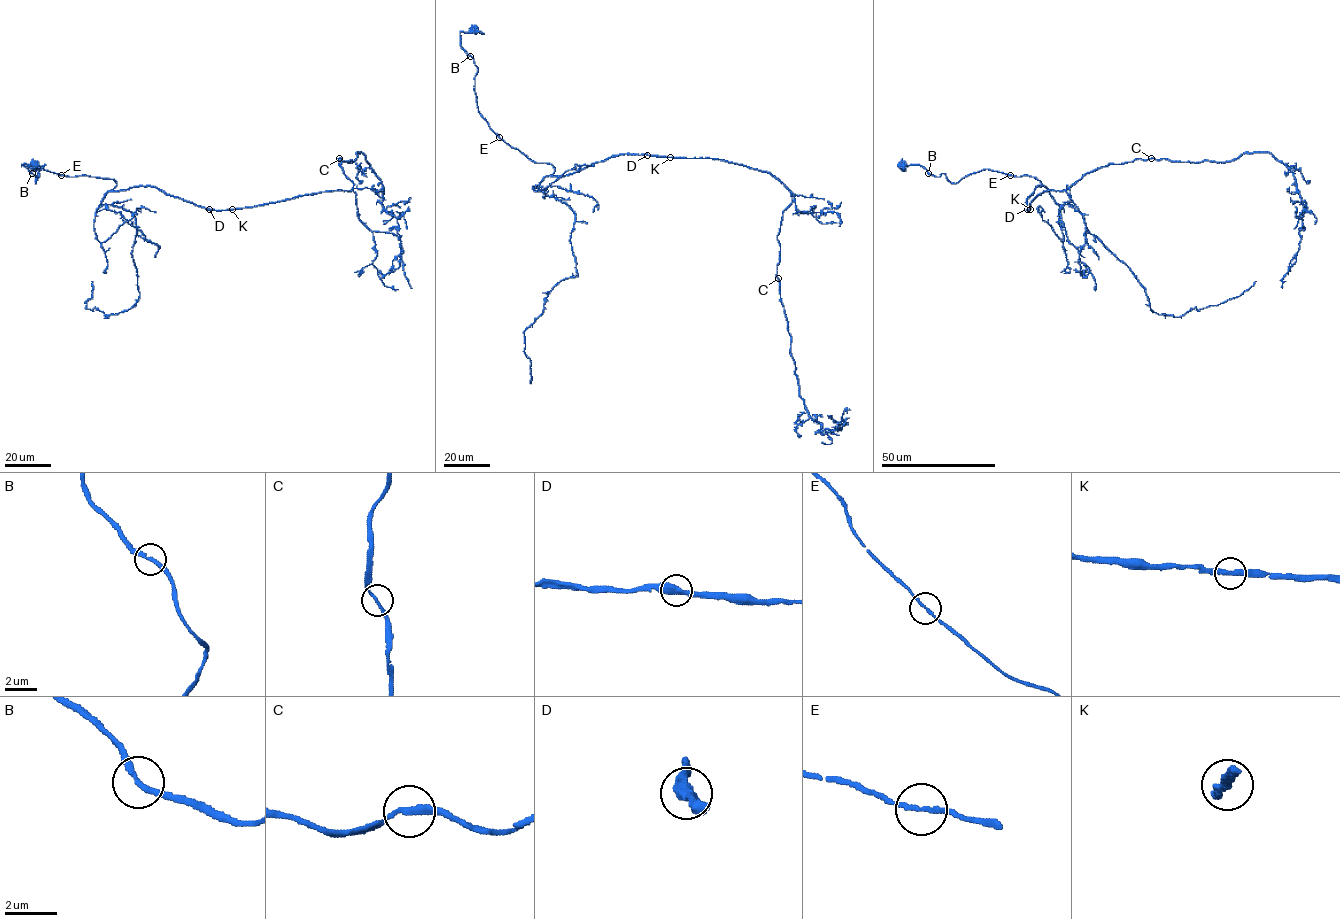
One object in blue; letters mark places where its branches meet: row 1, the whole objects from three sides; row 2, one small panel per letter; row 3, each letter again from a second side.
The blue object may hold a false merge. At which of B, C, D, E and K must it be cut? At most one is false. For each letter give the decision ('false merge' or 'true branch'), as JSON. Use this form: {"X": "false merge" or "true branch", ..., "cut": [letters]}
{"B": "true branch", "C": "true branch", "D": "true branch", "E": "true branch", "K": "true branch", "cut": []}

